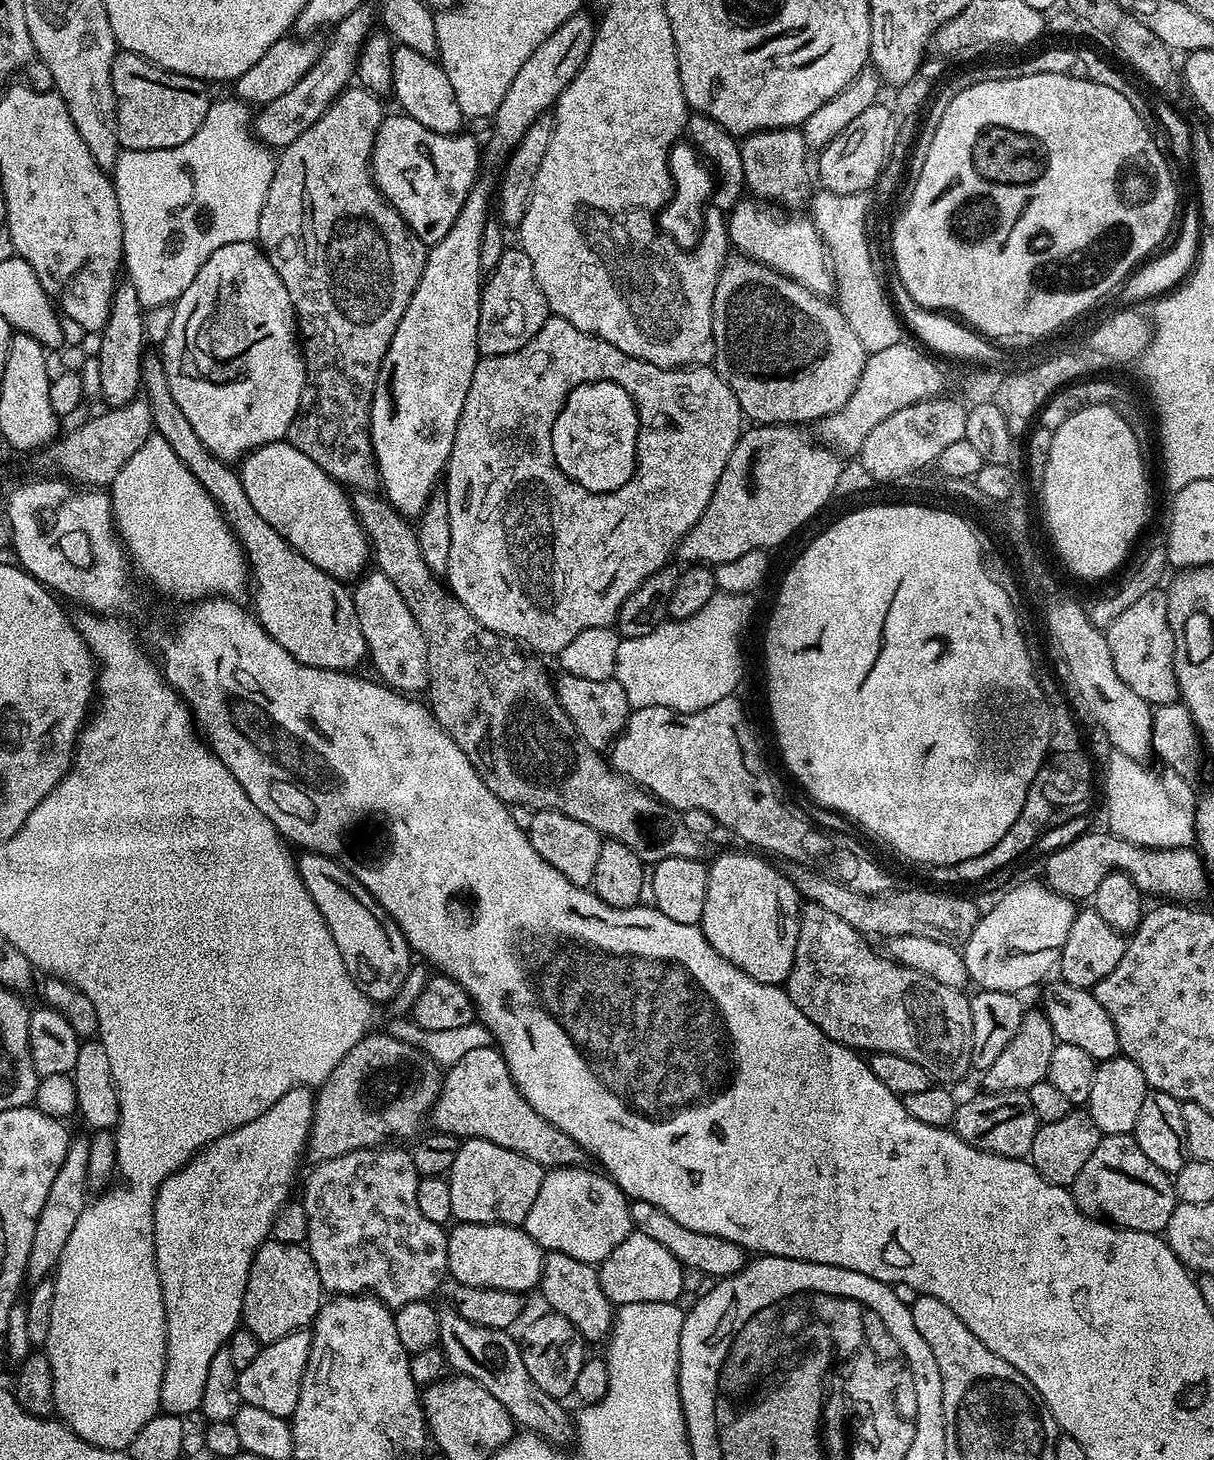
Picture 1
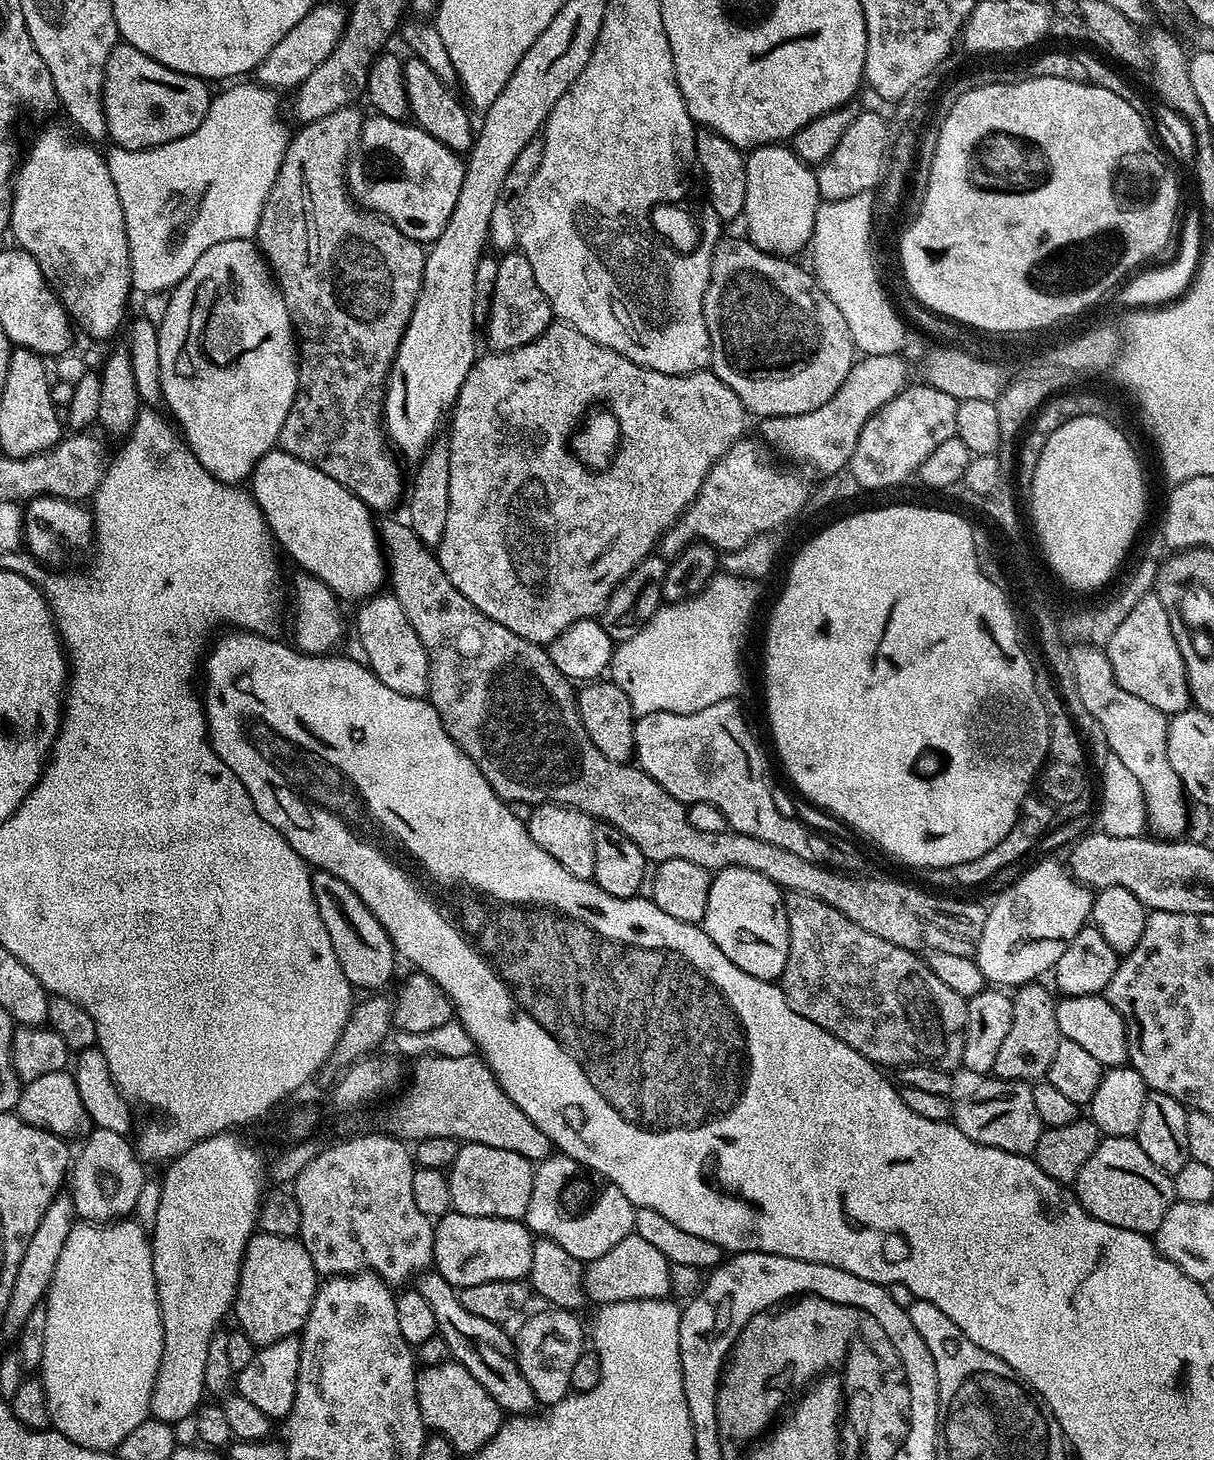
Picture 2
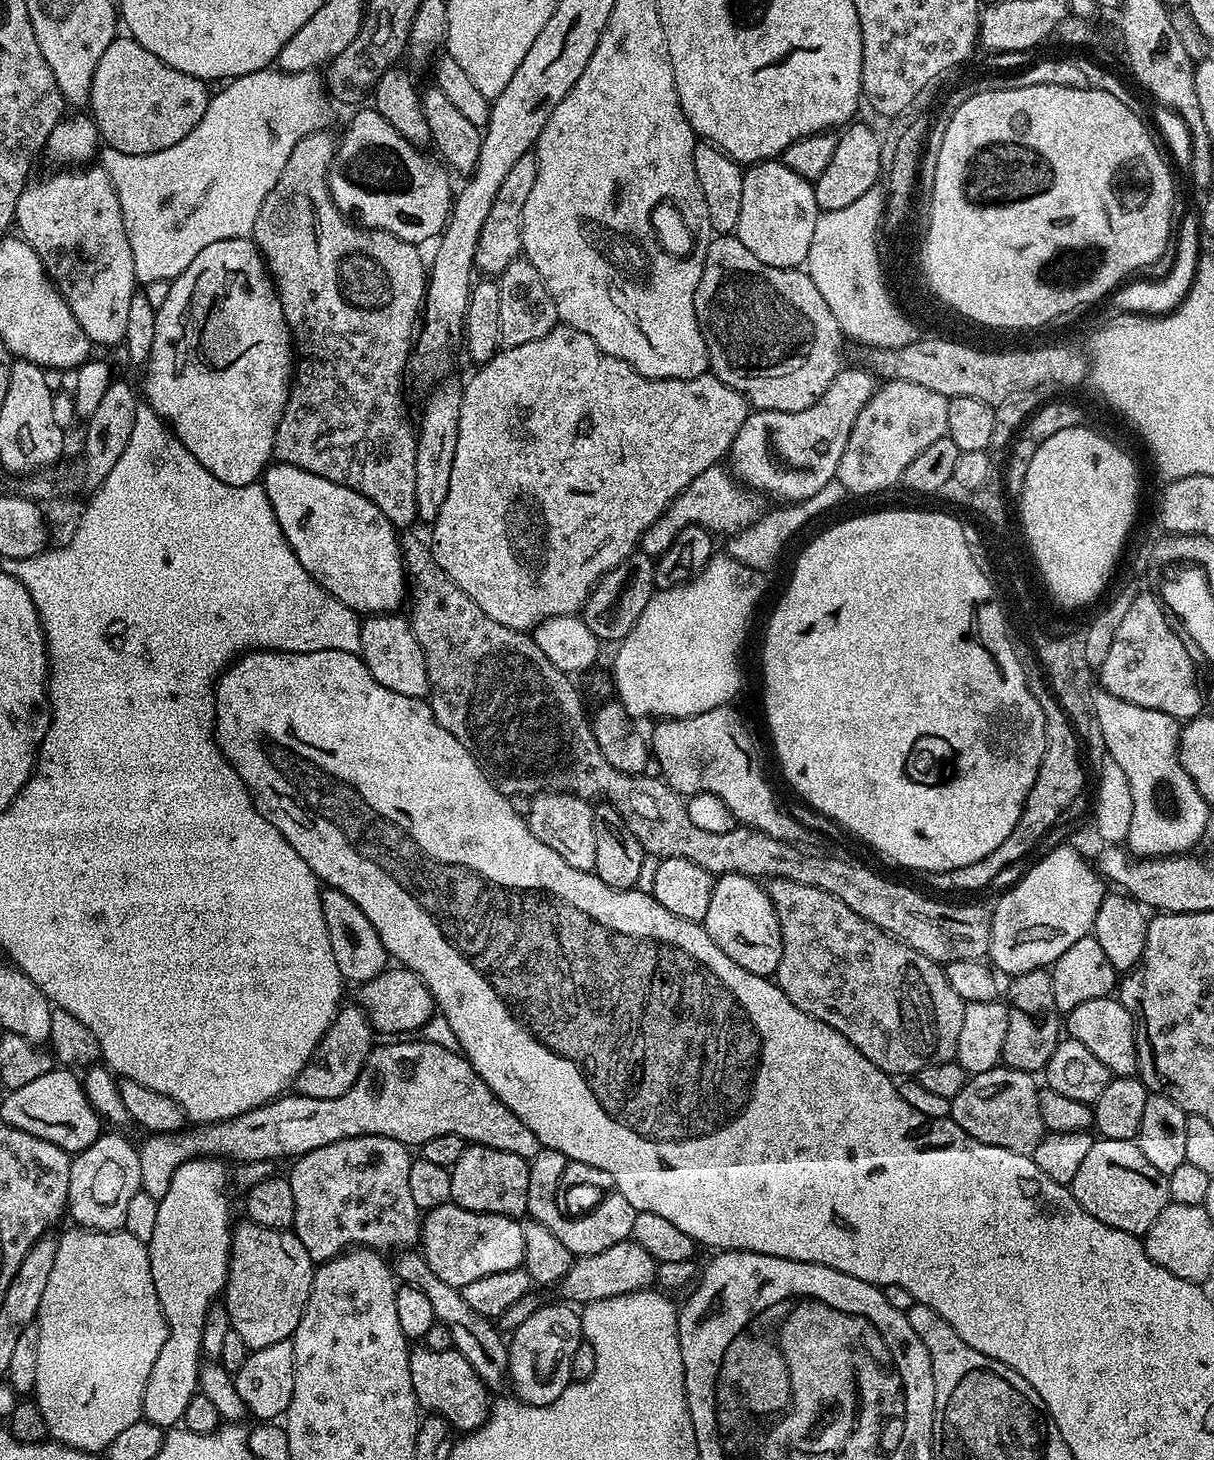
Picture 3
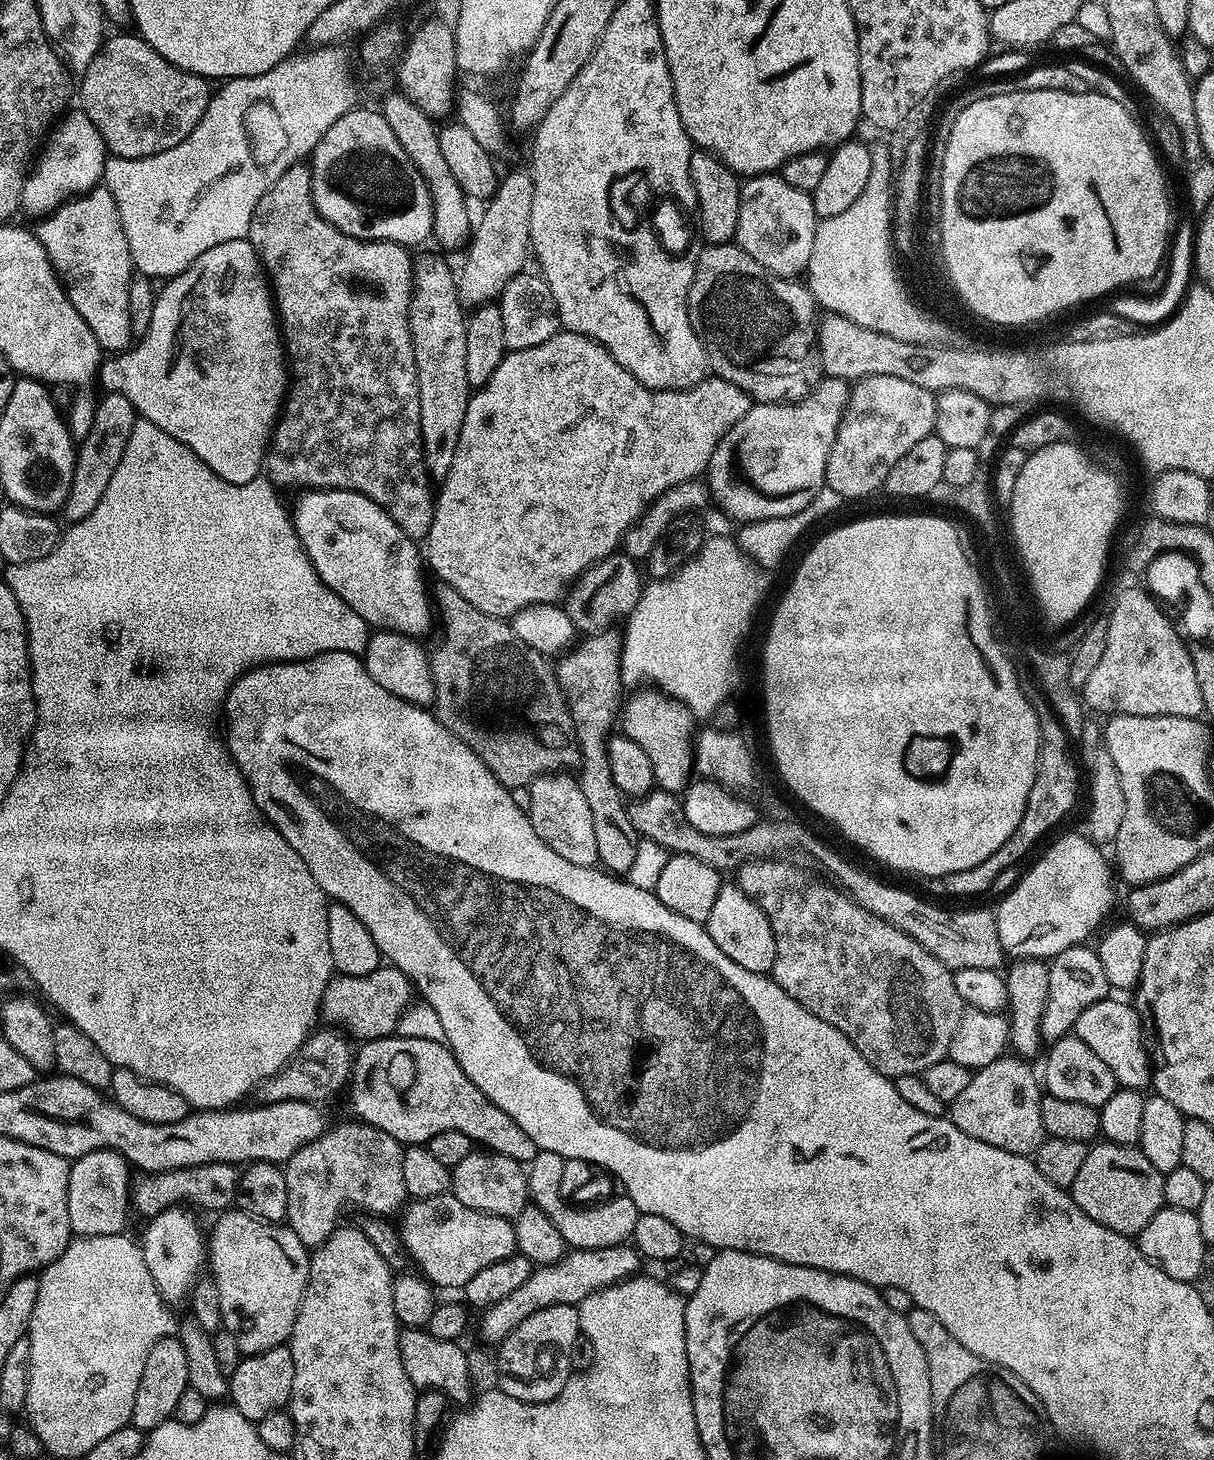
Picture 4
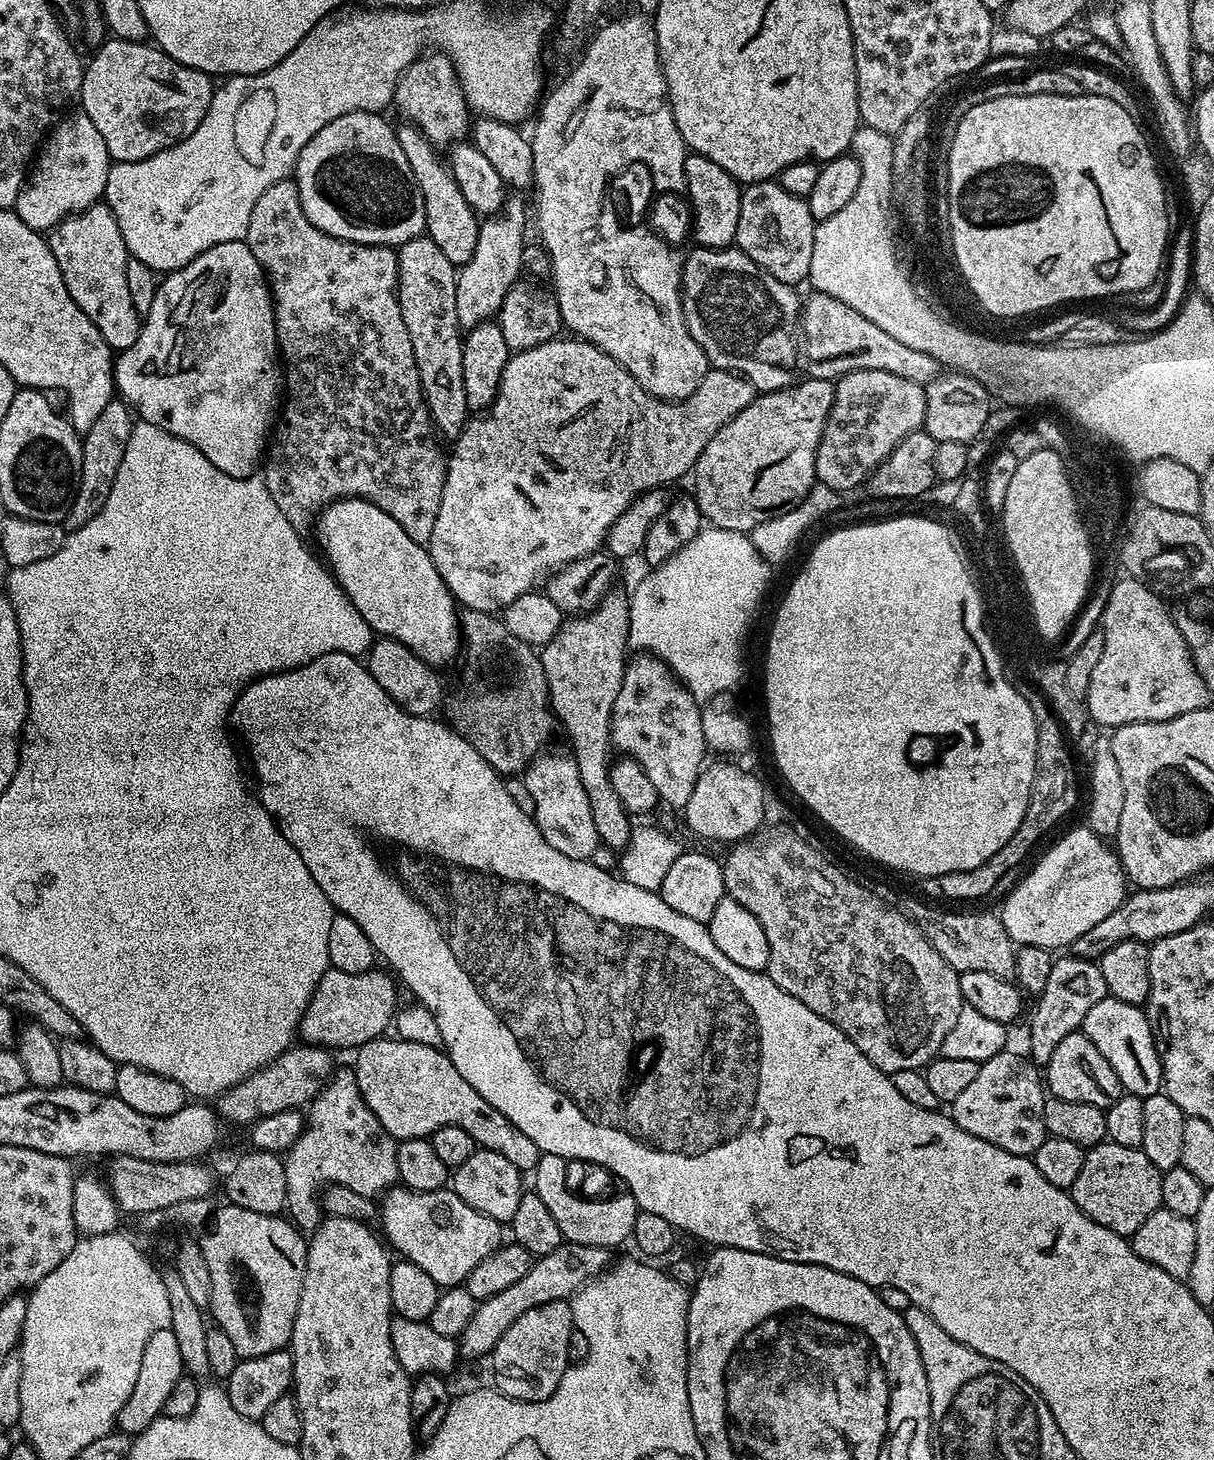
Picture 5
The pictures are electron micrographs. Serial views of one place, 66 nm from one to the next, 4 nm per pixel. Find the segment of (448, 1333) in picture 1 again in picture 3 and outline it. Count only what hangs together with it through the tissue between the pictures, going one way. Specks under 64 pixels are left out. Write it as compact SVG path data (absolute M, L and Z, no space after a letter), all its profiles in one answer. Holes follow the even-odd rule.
M408 1250L397 1256L400 1257L391 1261L393 1276L400 1284L409 1284L414 1286L414 1290L422 1290L422 1294L426 1294L430 1306L434 1306L437 1321L450 1330L453 1349L460 1352L470 1366L474 1366L478 1378L482 1378L489 1389L496 1390L506 1384L509 1379L508 1340L500 1337L501 1329L489 1317L478 1314L478 1310L470 1310L460 1290L450 1286L450 1282L442 1282L442 1278L430 1270L426 1258L419 1251Z

